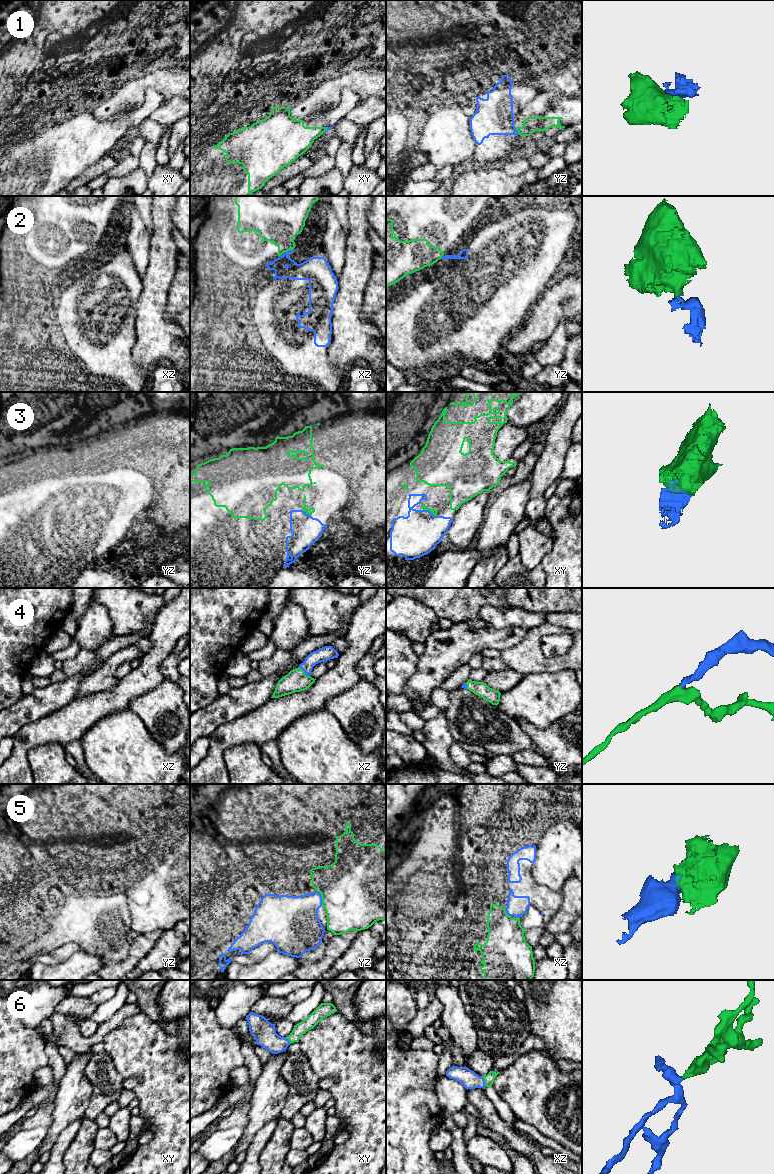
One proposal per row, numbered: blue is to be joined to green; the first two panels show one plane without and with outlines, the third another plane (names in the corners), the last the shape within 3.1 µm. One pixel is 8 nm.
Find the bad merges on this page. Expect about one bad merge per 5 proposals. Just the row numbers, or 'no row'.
1, 2, 5

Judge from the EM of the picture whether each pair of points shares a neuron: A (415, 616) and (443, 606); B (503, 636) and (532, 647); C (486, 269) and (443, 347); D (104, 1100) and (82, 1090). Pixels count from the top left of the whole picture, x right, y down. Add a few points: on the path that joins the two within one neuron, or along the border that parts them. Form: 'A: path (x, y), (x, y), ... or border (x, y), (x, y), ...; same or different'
A: border (412, 598), (425, 603), (439, 617); different
B: border (528, 630), (526, 635), (517, 644), (500, 651); different
C: path (486, 289), (473, 318), (463, 328); same
D: border (85, 1072), (92, 1086), (92, 1095), (83, 1116); different

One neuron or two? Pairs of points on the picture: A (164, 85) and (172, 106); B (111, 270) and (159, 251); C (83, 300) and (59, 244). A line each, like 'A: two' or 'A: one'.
A: two
B: two
C: two

